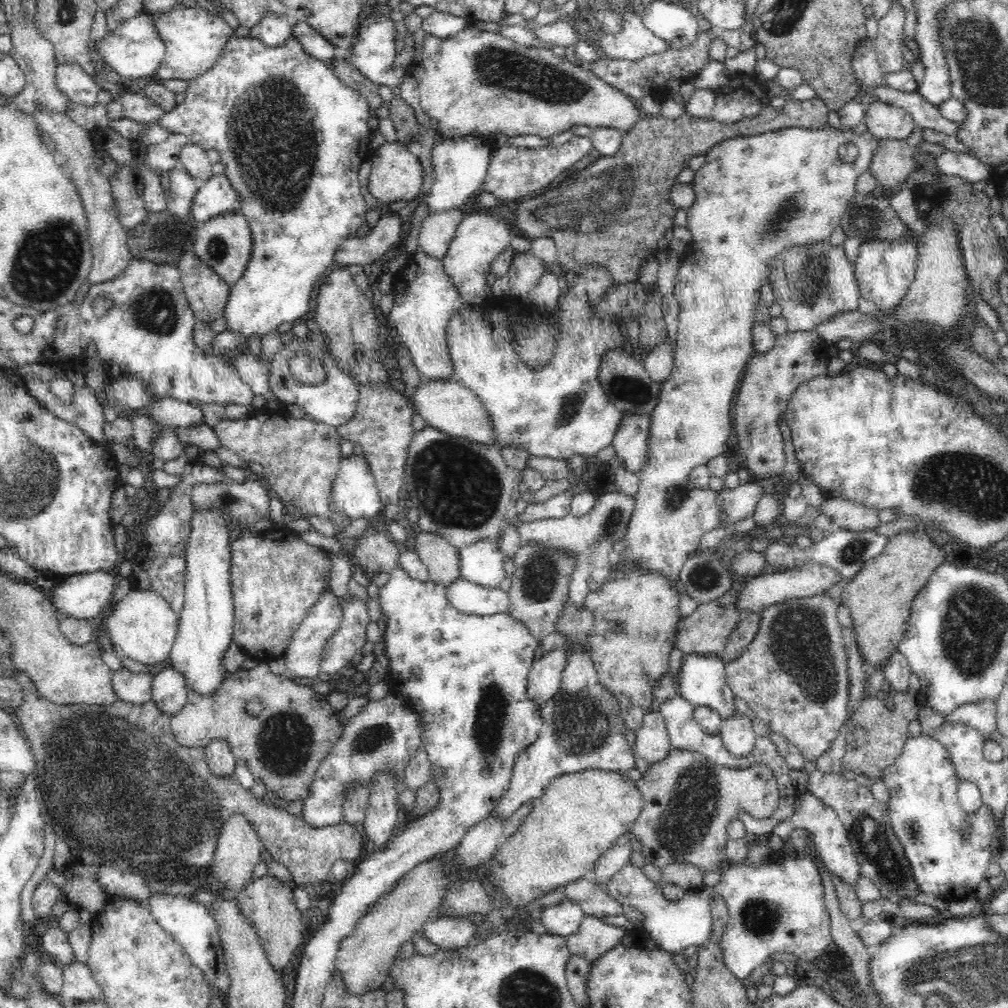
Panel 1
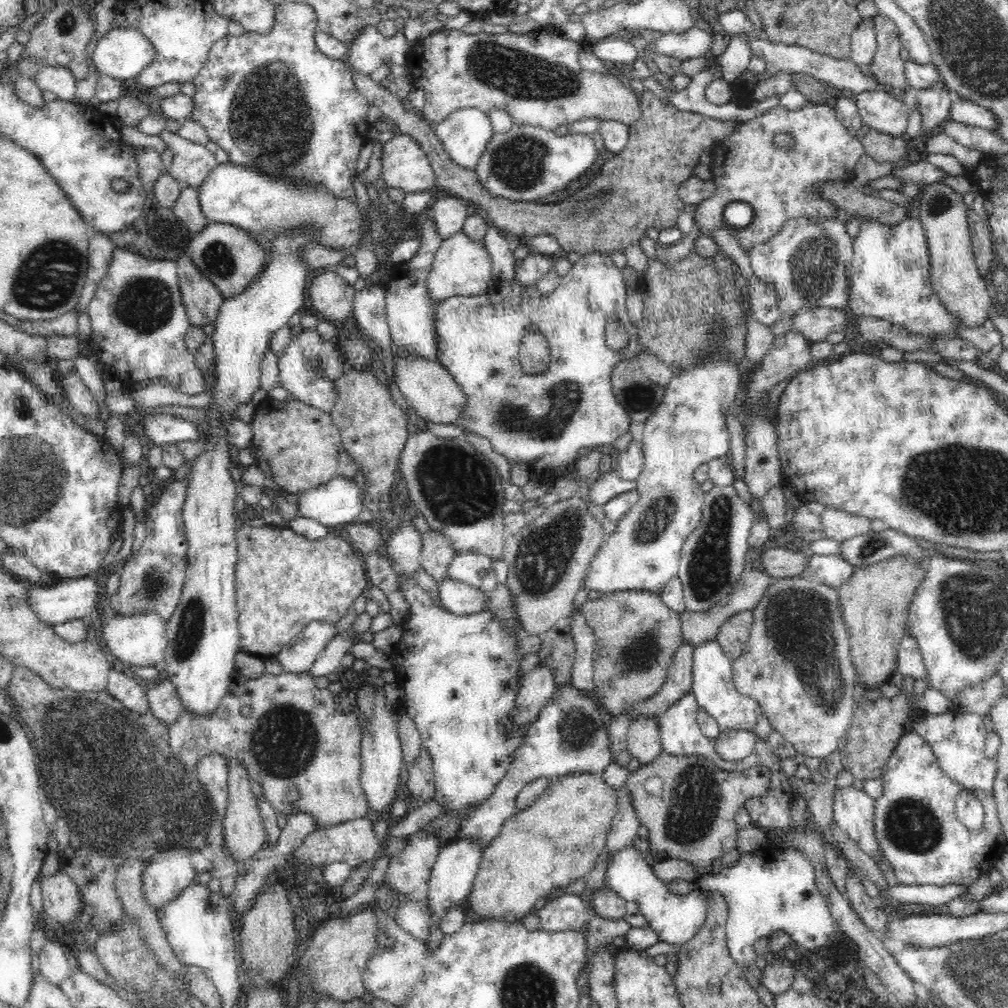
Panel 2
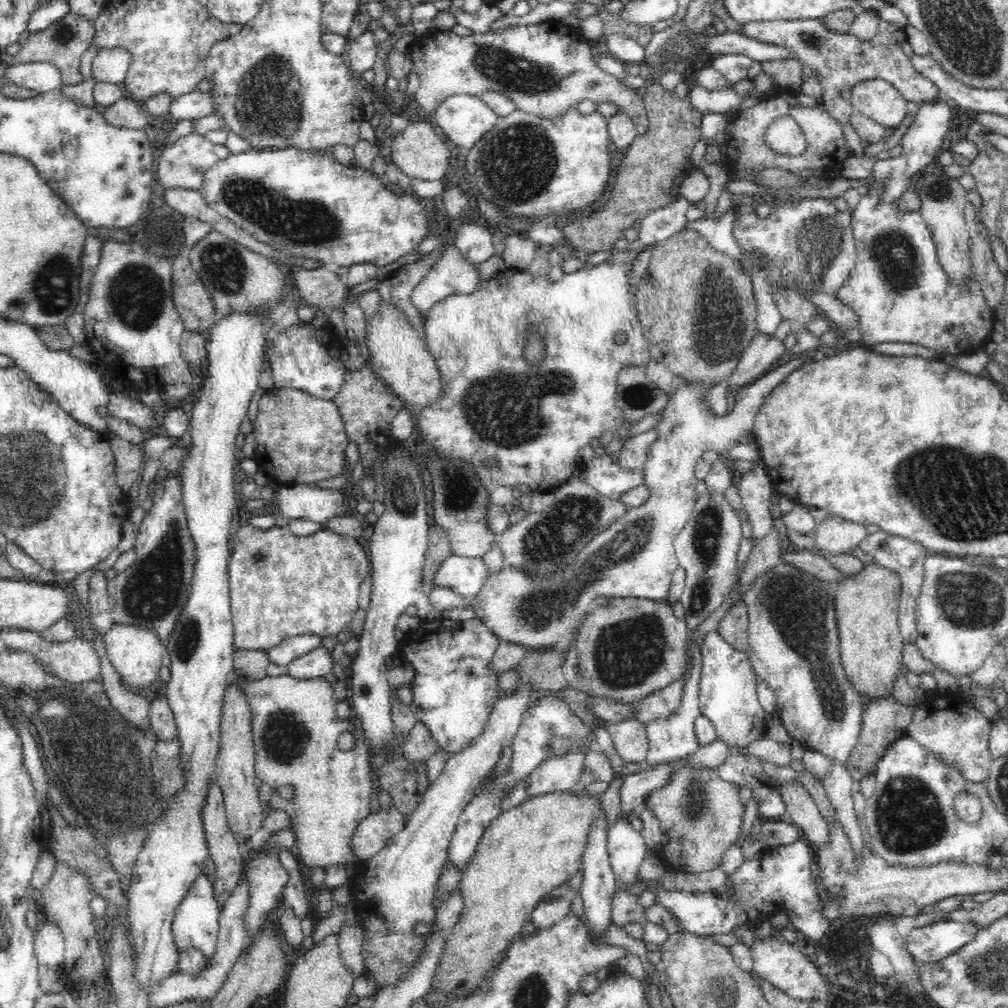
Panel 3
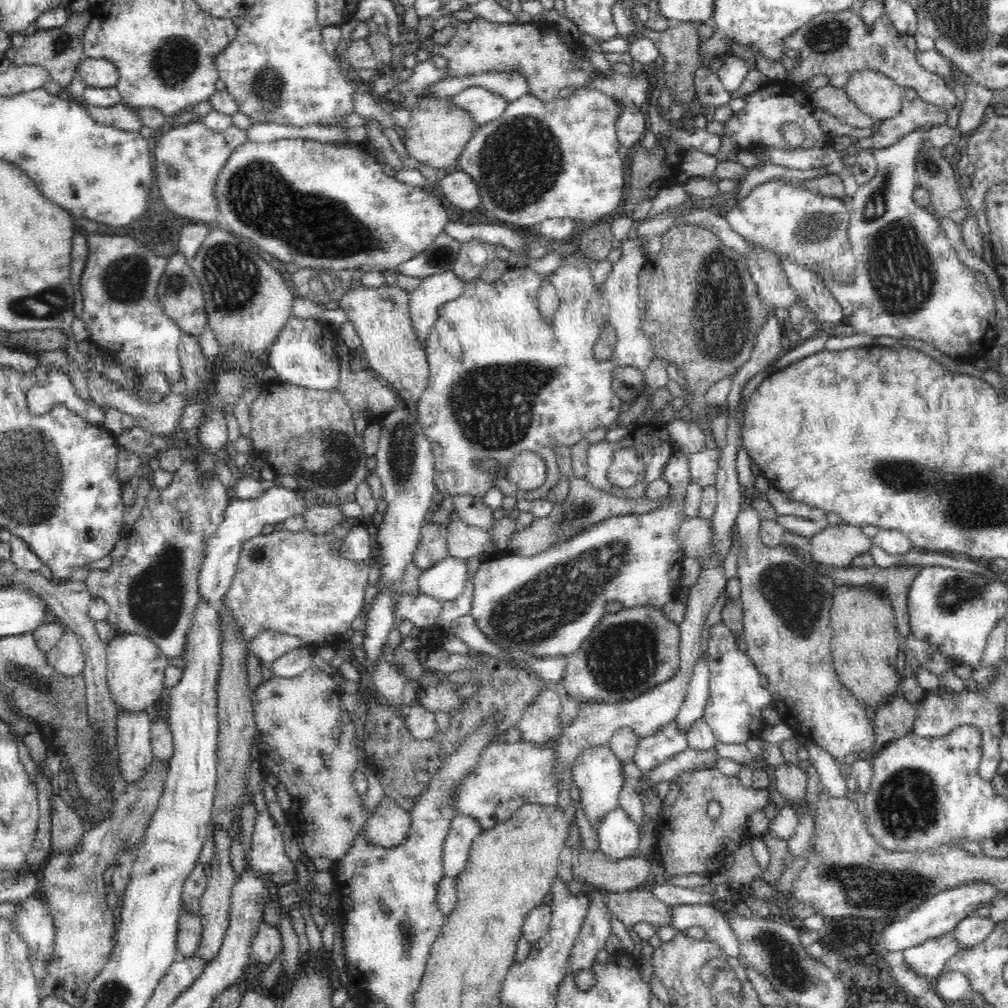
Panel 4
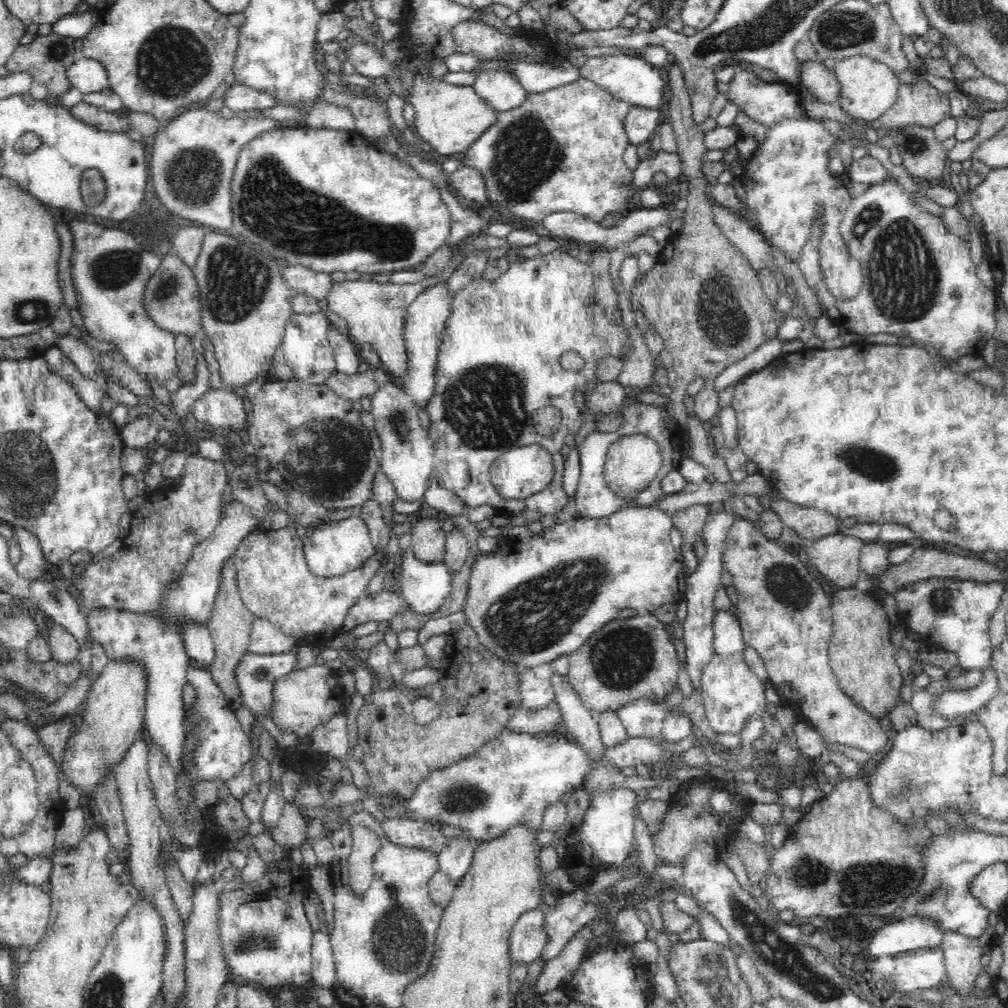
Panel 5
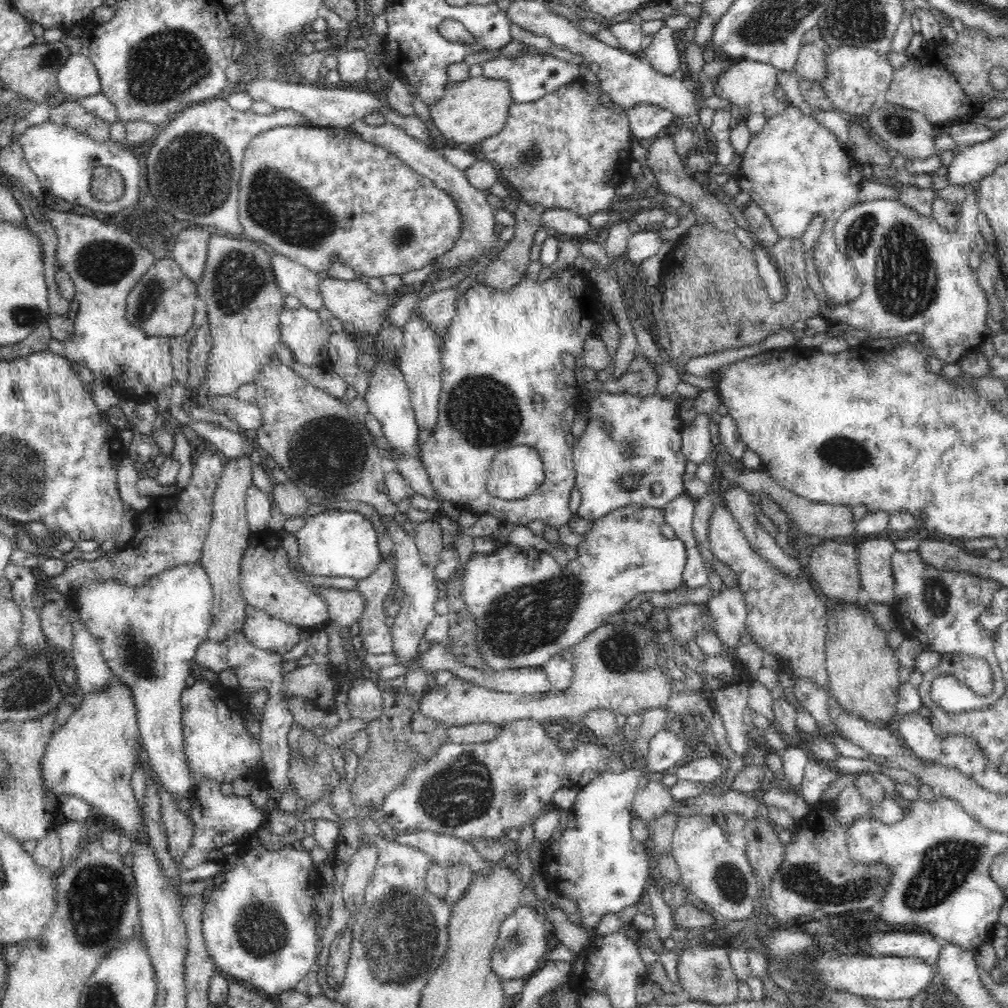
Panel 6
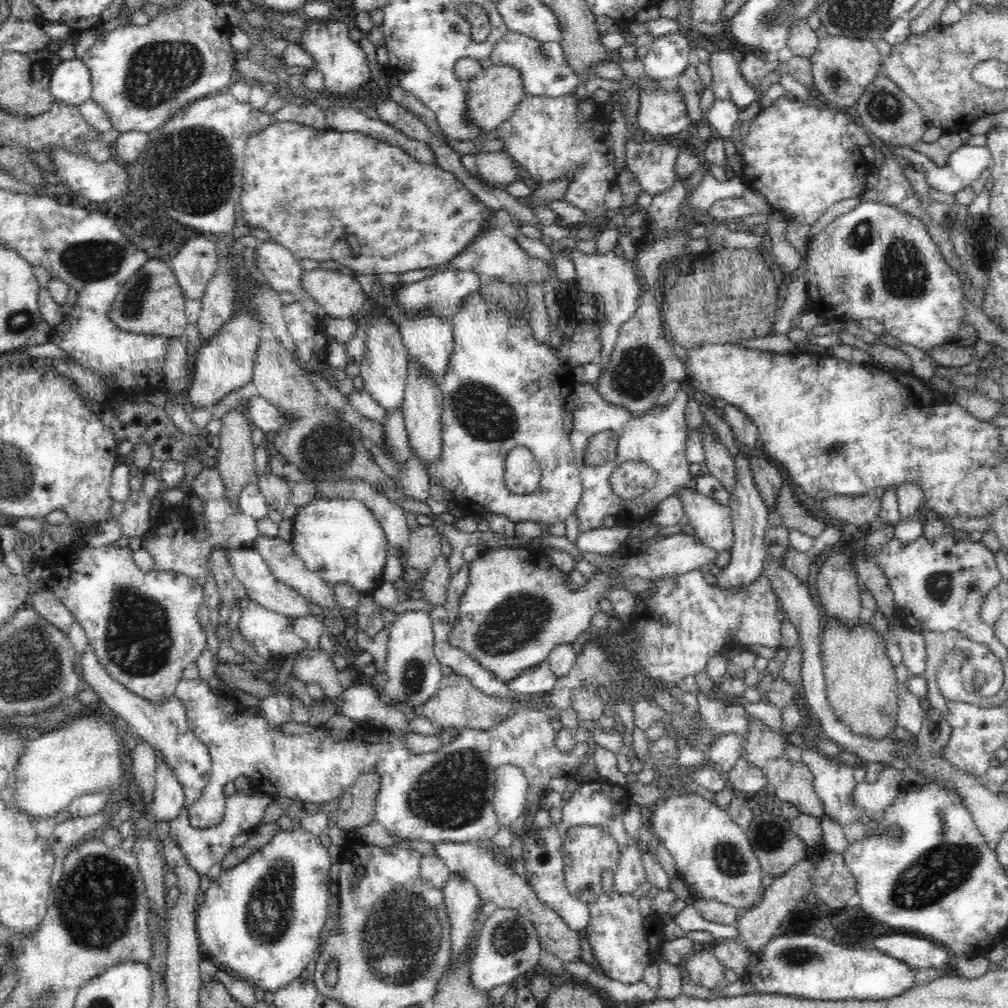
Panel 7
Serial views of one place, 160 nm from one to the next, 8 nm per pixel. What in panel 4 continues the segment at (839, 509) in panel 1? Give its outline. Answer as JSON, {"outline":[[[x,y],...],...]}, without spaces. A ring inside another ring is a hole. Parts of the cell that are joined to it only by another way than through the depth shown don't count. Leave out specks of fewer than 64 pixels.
{"outline":[[[838,523],[835,526],[823,525],[822,530],[816,533],[806,543],[813,560],[820,564],[824,564],[827,568],[846,569],[852,566],[852,560],[864,552],[868,552],[871,538],[864,534],[860,527],[855,527],[846,523]]]}

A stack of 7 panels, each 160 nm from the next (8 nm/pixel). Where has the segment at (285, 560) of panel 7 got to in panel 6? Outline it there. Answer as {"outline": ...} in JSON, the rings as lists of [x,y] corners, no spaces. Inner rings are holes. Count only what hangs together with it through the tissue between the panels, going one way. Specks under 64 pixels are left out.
{"outline":[[[317,586],[314,591],[324,597],[330,619],[340,628],[360,623],[366,601],[357,589],[340,590]]]}

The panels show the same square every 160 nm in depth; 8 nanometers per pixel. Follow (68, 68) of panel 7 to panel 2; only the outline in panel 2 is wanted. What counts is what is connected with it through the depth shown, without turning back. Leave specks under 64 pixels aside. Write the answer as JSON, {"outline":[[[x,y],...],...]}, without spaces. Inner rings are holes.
{"outline":[[[116,28],[96,44],[92,58],[101,75],[118,80],[134,78],[153,57],[150,41],[130,28]]]}

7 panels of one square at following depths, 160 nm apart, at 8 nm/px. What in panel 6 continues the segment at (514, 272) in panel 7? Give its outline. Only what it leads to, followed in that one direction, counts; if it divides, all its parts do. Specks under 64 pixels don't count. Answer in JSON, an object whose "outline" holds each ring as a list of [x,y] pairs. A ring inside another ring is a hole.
{"outline":[[[356,120],[354,124],[347,127],[348,130],[360,136],[365,142],[382,146],[386,150],[393,152],[406,166],[417,171],[418,174],[432,179],[438,187],[441,187],[446,194],[452,195],[457,206],[461,209],[461,236],[458,237],[454,246],[445,252],[440,258],[435,268],[450,269],[464,264],[467,260],[476,258],[478,260],[483,254],[487,258],[495,256],[489,253],[492,248],[502,249],[502,242],[499,240],[499,234],[493,230],[496,224],[493,215],[492,205],[488,202],[488,192],[474,188],[466,178],[464,171],[458,170],[453,164],[450,164],[441,153],[441,149],[430,149],[427,144],[409,136],[406,131],[398,128],[396,125],[386,123],[382,126],[368,126],[363,120]]]}

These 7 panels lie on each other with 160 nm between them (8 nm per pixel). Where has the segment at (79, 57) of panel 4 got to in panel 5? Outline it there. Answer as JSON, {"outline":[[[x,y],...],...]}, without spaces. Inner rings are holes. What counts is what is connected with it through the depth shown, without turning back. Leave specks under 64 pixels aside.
{"outline":[[[52,31],[46,35],[36,34],[36,38],[27,45],[18,45],[6,61],[5,68],[10,73],[27,73],[33,84],[43,85],[48,95],[61,97],[71,88],[66,70],[74,62],[74,39],[60,36]]]}

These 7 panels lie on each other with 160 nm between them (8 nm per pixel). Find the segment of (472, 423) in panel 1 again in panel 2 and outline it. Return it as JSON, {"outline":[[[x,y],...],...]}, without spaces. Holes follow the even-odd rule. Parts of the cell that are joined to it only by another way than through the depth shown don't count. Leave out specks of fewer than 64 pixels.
{"outline":[[[415,353],[396,356],[394,358],[394,380],[404,394],[404,399],[408,400],[410,410],[416,412],[420,418],[428,423],[450,424],[456,418],[460,406],[464,404],[464,393],[455,382],[452,374],[439,361],[426,359]]]}

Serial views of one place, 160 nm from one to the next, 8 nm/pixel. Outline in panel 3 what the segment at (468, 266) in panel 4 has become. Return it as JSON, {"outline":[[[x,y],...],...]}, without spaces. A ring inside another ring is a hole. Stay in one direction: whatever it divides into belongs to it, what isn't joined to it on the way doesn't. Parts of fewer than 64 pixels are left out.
{"outline":[[[461,224],[454,226],[454,239],[458,251],[472,263],[482,264],[495,254],[492,245],[492,234],[478,224]]]}

